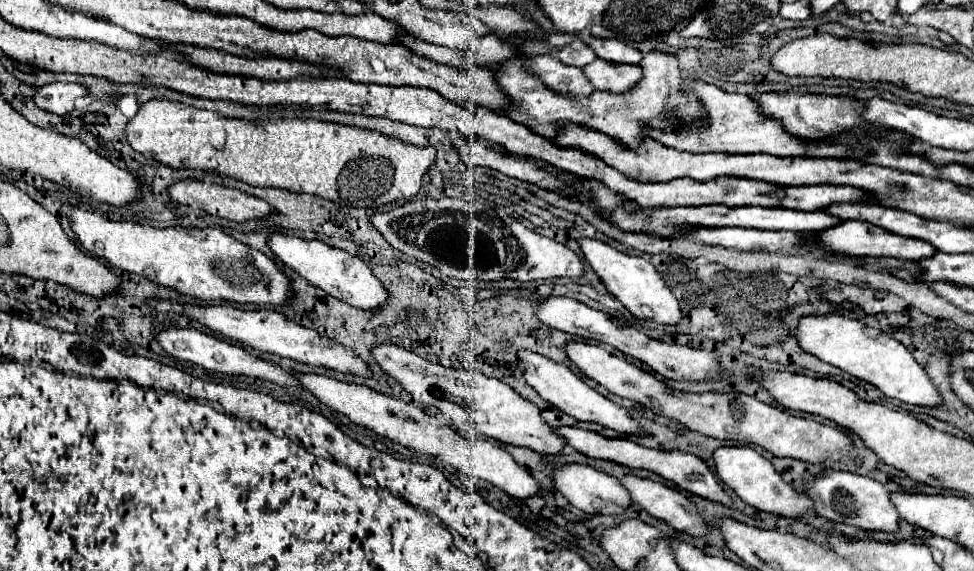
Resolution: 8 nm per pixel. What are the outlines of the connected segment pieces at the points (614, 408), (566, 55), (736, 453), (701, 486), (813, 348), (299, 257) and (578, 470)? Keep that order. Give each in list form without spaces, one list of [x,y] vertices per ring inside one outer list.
[[[519,350],[517,352],[517,366],[519,366],[519,370],[523,370],[523,376],[525,376],[527,384],[531,384],[531,388],[535,388],[535,392],[543,400],[547,400],[549,404],[553,404],[561,412],[573,416],[575,420],[597,422],[597,424],[603,424],[603,426],[613,428],[617,432],[641,432],[639,426],[637,426],[637,422],[629,416],[629,412],[625,408],[613,404],[611,400],[607,400],[605,396],[601,396],[599,392],[595,392],[593,388],[589,388],[567,366],[561,366],[561,364],[553,362],[551,358],[545,358],[545,356],[529,352],[529,350]]]
[[[575,38],[571,44],[567,44],[565,48],[561,48],[559,52],[555,52],[555,56],[557,56],[563,64],[579,66],[579,68],[597,58],[597,54],[591,52],[591,46],[587,46],[587,42],[579,40],[579,38]]]
[[[721,446],[713,452],[717,476],[725,486],[729,486],[745,504],[755,506],[757,510],[763,512],[773,512],[773,514],[783,514],[783,516],[799,516],[807,510],[813,508],[813,502],[801,494],[795,492],[789,484],[785,484],[779,474],[773,470],[771,462],[765,460],[759,452],[747,446]]]
[[[559,426],[553,428],[557,434],[561,434],[561,438],[565,440],[567,446],[573,446],[575,450],[579,450],[581,454],[589,456],[589,458],[601,458],[601,460],[611,460],[629,468],[643,468],[649,472],[655,472],[659,476],[663,476],[665,480],[671,480],[673,484],[677,484],[679,488],[693,492],[697,496],[709,498],[709,500],[717,500],[721,504],[731,504],[731,498],[723,494],[719,482],[715,480],[715,476],[709,472],[709,468],[705,466],[705,462],[689,452],[681,452],[681,450],[653,450],[653,448],[645,448],[639,446],[637,442],[631,442],[627,438],[605,438],[597,432],[589,432],[589,430],[581,430],[581,428],[573,428],[573,426]]]
[[[827,314],[827,316],[801,316],[797,322],[797,330],[793,334],[799,346],[817,356],[819,360],[841,368],[843,372],[865,380],[877,386],[883,394],[897,398],[905,404],[921,404],[921,406],[937,406],[941,402],[939,392],[925,376],[923,366],[915,362],[909,350],[893,340],[891,336],[883,334],[881,330],[865,326],[861,320],[853,320],[841,314]]]
[[[269,234],[267,236],[267,246],[273,252],[273,258],[281,262],[285,268],[293,270],[301,278],[305,278],[311,286],[317,286],[325,290],[329,296],[339,298],[351,306],[371,310],[381,306],[387,300],[387,292],[383,284],[373,276],[371,268],[361,262],[357,256],[351,256],[349,252],[341,248],[327,246],[321,240],[303,240],[287,234]]]
[[[563,464],[549,468],[549,476],[553,480],[555,492],[563,494],[575,508],[587,514],[623,514],[625,508],[631,504],[627,490],[619,484],[615,476],[595,470],[587,464]]]

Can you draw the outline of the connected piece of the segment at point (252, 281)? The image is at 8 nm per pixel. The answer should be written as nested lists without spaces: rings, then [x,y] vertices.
[[[69,202],[61,204],[61,212],[67,216],[81,250],[109,262],[113,268],[141,274],[155,284],[171,286],[181,294],[201,300],[285,304],[289,280],[275,262],[219,228],[151,228],[131,220],[115,222]]]

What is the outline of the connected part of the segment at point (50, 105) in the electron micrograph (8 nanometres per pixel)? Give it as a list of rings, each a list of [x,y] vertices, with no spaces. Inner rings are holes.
[[[53,82],[47,86],[41,86],[35,94],[35,104],[43,110],[51,110],[57,116],[65,116],[73,112],[75,100],[89,94],[89,88],[85,84],[73,84],[73,82]]]

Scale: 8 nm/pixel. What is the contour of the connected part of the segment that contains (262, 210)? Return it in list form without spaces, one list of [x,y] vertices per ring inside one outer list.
[[[179,180],[171,186],[167,186],[167,192],[169,192],[171,200],[175,200],[179,204],[185,204],[191,208],[201,208],[207,214],[213,214],[213,216],[219,216],[225,220],[233,220],[233,222],[247,222],[253,218],[265,218],[265,216],[273,214],[273,208],[255,196],[249,196],[245,192],[221,186],[221,184],[209,184],[203,180]]]

